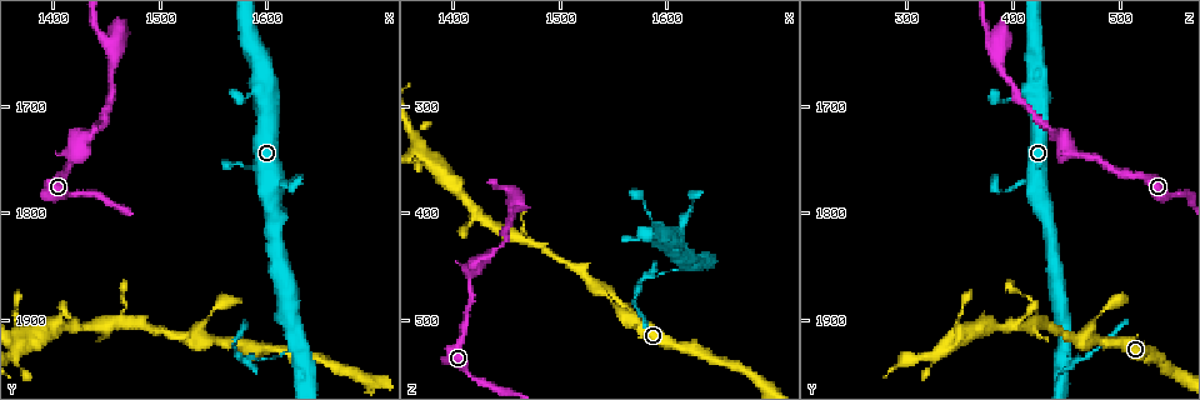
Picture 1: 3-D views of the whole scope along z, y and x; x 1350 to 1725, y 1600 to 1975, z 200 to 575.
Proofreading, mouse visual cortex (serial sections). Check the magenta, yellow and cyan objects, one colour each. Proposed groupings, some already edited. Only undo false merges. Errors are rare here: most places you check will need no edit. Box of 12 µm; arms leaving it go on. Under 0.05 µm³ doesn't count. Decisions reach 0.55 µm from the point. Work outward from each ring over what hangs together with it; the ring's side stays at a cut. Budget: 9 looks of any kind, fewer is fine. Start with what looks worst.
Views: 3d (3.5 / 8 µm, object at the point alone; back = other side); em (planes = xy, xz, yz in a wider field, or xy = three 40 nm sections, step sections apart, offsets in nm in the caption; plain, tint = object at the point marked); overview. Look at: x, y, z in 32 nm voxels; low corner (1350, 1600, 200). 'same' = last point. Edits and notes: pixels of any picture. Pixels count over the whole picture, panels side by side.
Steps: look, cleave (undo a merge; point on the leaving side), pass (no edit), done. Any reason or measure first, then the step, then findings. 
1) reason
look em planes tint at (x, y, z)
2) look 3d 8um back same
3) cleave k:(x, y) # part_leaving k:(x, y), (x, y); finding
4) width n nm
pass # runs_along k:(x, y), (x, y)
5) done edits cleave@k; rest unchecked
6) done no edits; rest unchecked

thin neck
look 3d 8um at (1598, 1934, 456)

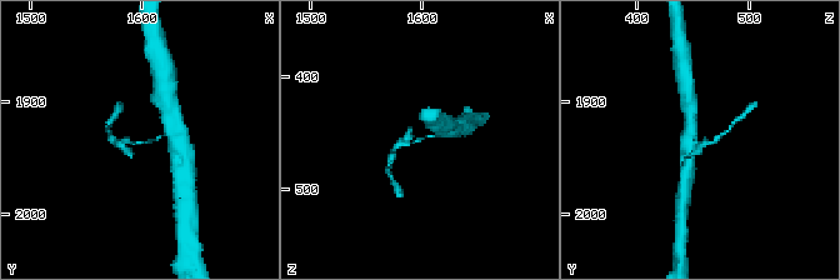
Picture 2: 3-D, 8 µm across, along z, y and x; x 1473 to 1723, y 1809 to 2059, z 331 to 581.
look em xy step 5 tint at (1596, 1934, 458)

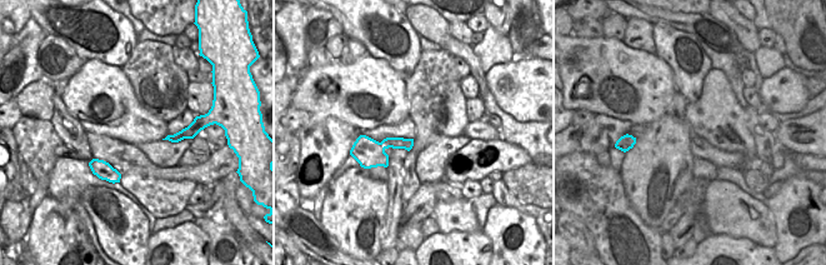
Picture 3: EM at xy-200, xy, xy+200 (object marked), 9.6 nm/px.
cleave 2:(390, 160) # border 3:(380, 143), (384, 149); a second cell is stuck on

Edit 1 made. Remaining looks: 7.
arms part here
look 3d 3.5um at (1538, 1918, 470)

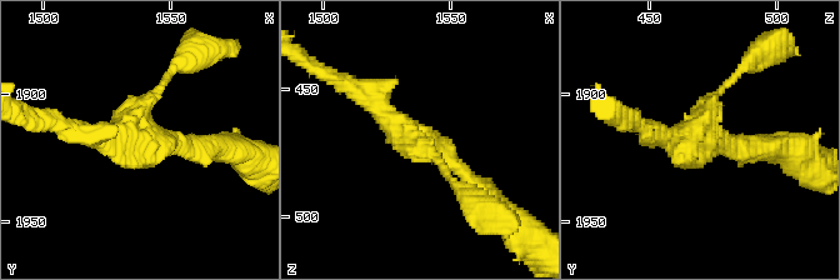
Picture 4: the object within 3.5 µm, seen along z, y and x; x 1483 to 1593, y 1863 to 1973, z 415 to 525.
need the tissue
look em xy step 2 tint at (1540, 1917, 470)

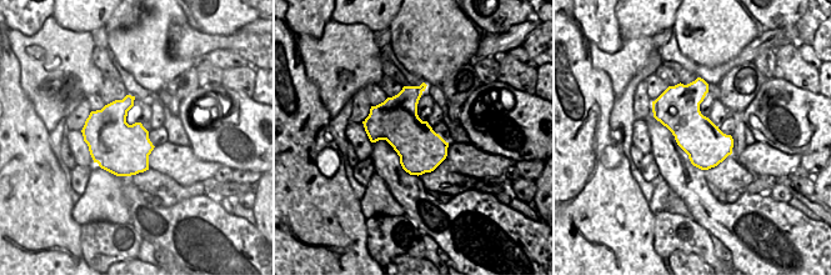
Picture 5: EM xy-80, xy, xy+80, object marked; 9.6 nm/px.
arm_widths 150, 250, 250 nm
pass # runs_along 4:(485, 195), (431, 144), (355, 90); all the same cell

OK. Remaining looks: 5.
thin neck
look 3d 3.5um at (1444, 1722, 432)

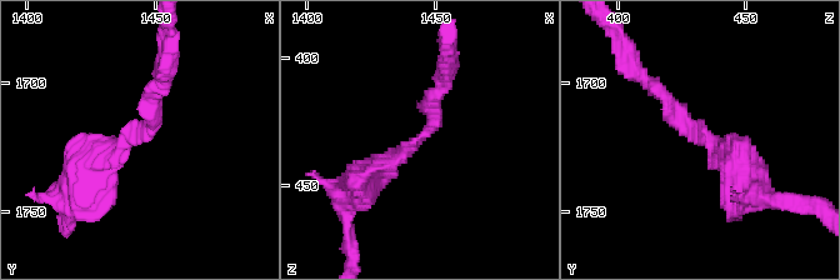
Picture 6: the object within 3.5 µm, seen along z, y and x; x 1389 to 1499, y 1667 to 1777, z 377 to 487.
look em planes tint at (1446, 1720, 431)

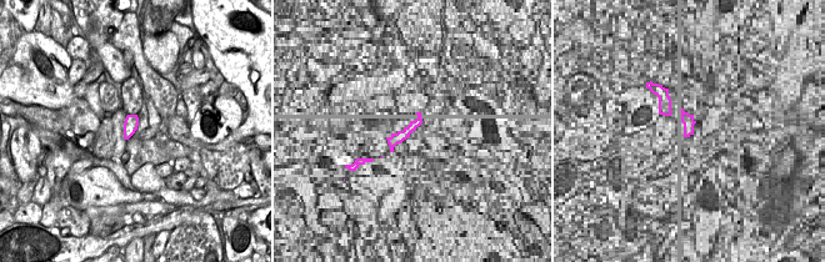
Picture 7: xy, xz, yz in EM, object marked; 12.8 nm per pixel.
width 190 nm
pass # runs_along 6:(738, 179), (721, 151), (639, 71); all the same cell

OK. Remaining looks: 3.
sharp bend
look 3d 3.5um at (1424, 1906, 402)

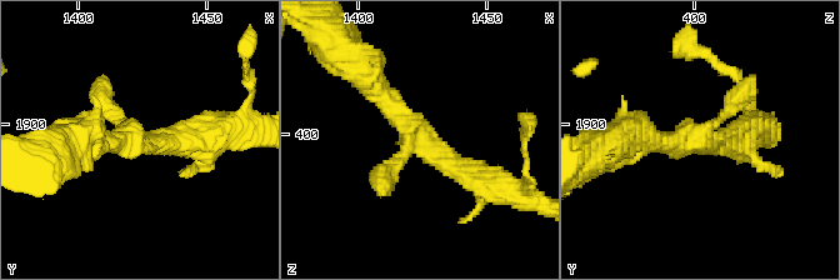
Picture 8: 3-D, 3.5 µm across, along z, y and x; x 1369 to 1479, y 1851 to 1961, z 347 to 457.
pass # runs_along 8:(493, 181), (413, 130), (370, 79); all the same cell

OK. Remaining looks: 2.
done edits cleave@2; rest unchecked

